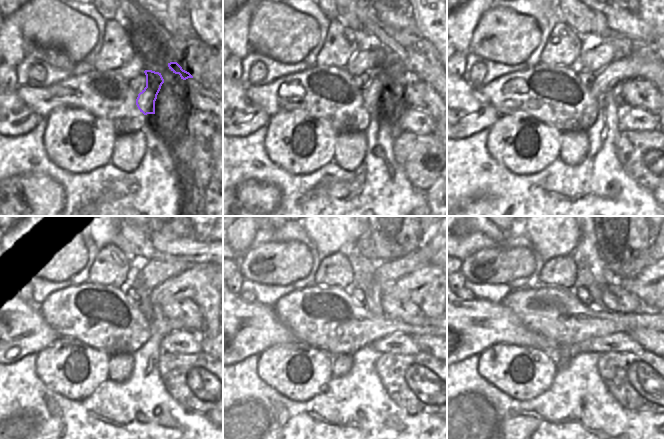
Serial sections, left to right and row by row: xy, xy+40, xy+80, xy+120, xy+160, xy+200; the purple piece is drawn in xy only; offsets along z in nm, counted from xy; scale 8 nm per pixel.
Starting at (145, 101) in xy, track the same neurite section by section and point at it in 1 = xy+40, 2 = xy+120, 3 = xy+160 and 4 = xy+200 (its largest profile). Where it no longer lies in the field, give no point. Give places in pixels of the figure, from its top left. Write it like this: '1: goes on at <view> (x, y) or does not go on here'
1: goes on at xy+40 (392, 72)
2: goes on at xy+120 (202, 284)
3: goes on at xy+160 (426, 287)
4: goes on at xy+200 (650, 286)

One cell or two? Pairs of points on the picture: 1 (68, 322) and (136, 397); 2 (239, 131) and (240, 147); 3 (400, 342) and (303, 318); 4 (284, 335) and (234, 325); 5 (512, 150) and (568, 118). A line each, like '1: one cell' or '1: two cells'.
1: two cells
2: two cells
3: two cells
4: one cell
5: two cells

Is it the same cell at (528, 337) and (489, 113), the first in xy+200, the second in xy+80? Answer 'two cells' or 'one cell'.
one cell

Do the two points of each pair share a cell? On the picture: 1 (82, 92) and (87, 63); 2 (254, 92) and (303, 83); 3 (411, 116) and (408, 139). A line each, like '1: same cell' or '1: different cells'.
1: different cells
2: same cell
3: different cells

